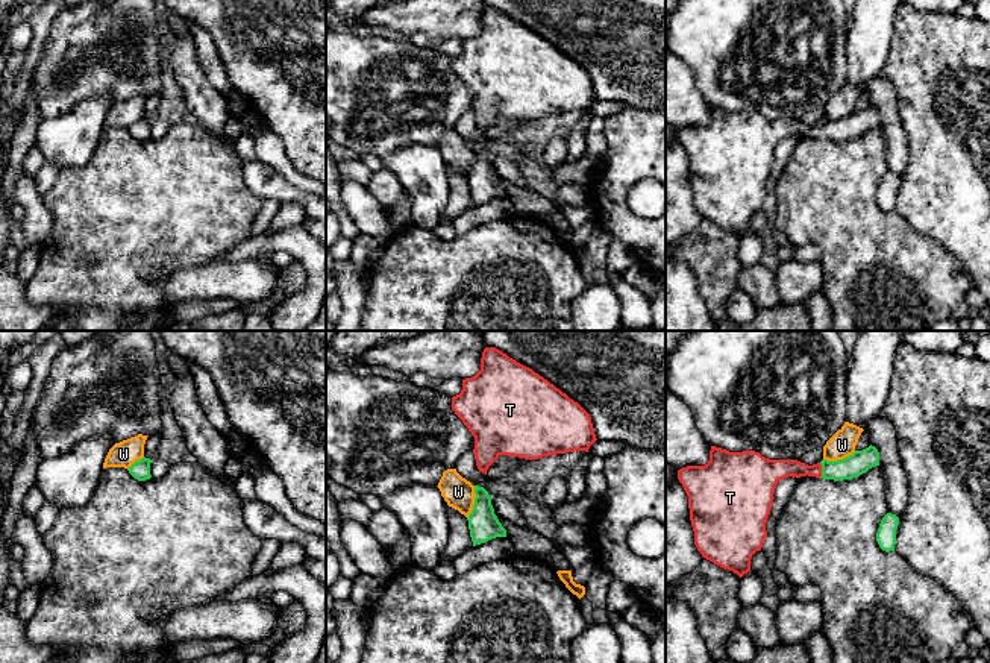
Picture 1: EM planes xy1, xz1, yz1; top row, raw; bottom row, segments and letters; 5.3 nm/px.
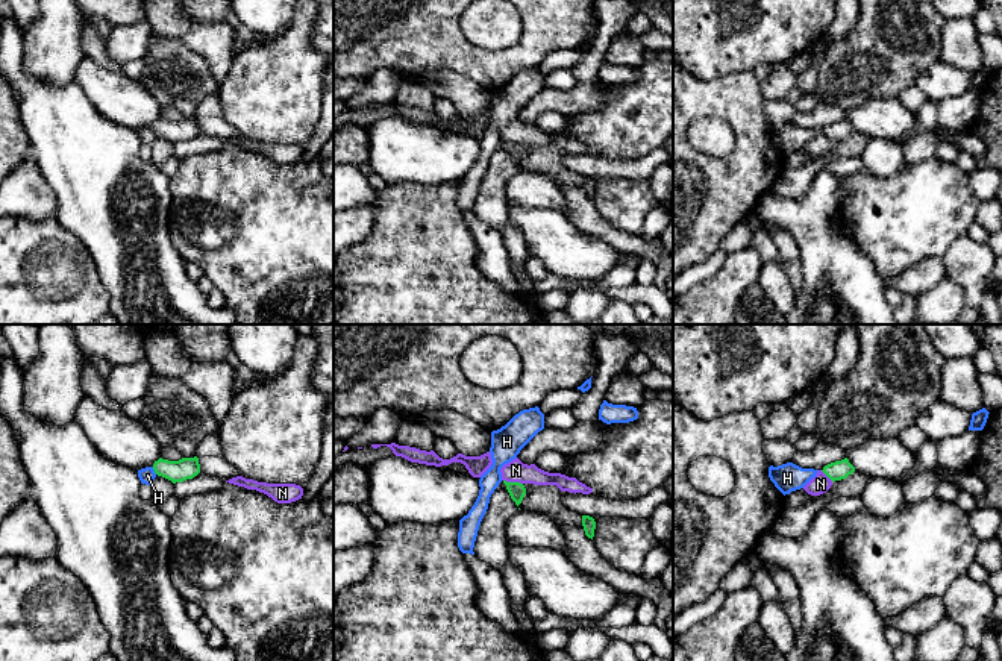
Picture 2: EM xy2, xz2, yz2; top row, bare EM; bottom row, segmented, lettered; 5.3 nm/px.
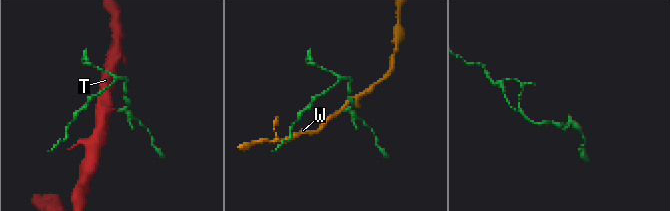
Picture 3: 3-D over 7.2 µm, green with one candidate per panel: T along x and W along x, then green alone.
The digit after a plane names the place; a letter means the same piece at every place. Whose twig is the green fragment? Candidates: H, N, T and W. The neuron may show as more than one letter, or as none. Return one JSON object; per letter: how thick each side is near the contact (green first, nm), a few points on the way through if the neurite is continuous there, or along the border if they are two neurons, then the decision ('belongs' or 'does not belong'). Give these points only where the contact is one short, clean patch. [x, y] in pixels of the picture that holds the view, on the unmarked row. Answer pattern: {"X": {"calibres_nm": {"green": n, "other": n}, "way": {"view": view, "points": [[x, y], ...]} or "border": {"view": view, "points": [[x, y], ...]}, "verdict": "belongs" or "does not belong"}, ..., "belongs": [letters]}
{"H": {"calibres_nm": {"green": 120, "other": 90}, "border": {"view": "xy2", "points": [[152, 128], [156, 134]]}, "verdict": "does not belong"}, "N": {"calibres_nm": {"green": 90, "other": 110}, "border": {"view": "xz2", "points": [[504, 140], [522, 144]]}, "verdict": "does not belong"}, "T": {"calibres_nm": {"green": 120, "other": 120}, "verdict": "belongs"}, "W": {"calibres_nm": {"green": 160, "other": 160}, "border": {"view": "xz1", "points": [[475, 146], [475, 164], [467, 178]]}, "verdict": "does not belong"}, "belongs": ["T"]}

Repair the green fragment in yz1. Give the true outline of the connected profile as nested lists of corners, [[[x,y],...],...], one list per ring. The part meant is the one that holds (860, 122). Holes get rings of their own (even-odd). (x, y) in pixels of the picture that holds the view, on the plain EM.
[[[711,106],[705,126],[678,130],[688,156],[694,205],[703,218],[740,238],[750,231],[752,215],[763,208],[766,182],[776,144],[788,137],[852,140],[879,126],[875,106],[852,115],[808,126],[797,120],[769,120],[755,111],[729,112]]]

